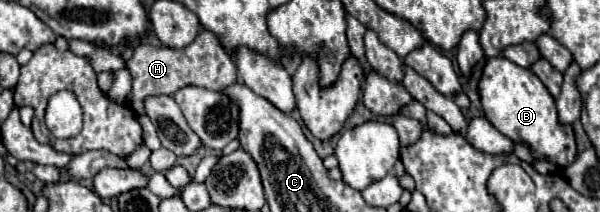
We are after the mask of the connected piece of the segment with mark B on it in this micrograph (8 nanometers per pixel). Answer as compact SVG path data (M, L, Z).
M504 56L488 58L478 82L480 104L484 116L512 142L526 144L536 160L548 160L558 166L568 166L576 158L576 140L572 126L560 126L556 118L556 102L548 94L540 78L530 70L510 62Z

